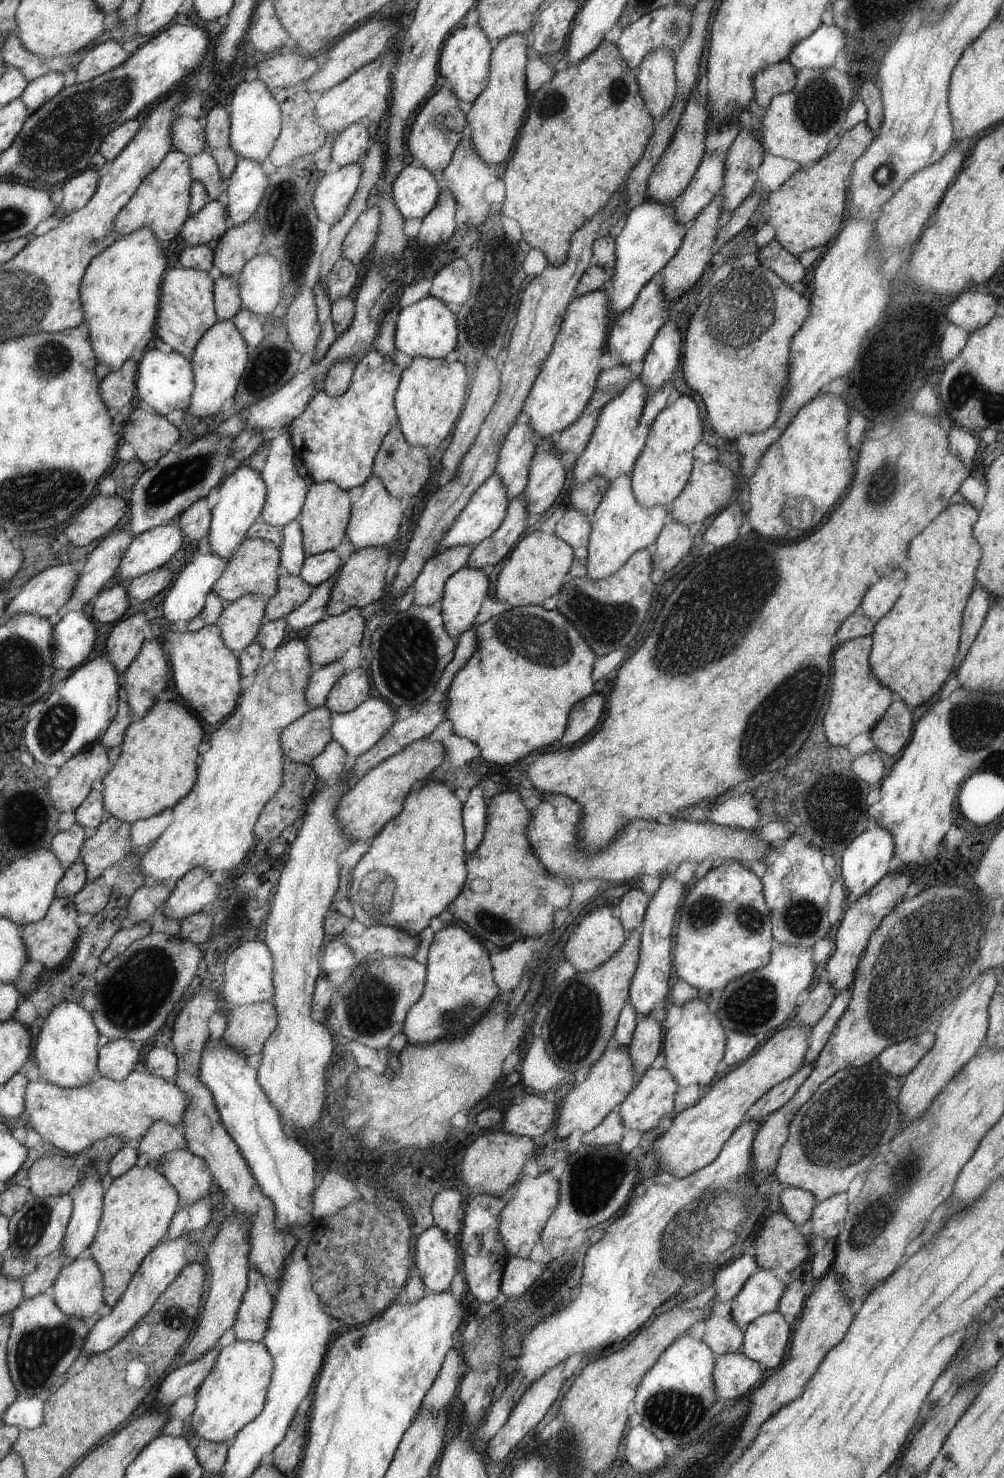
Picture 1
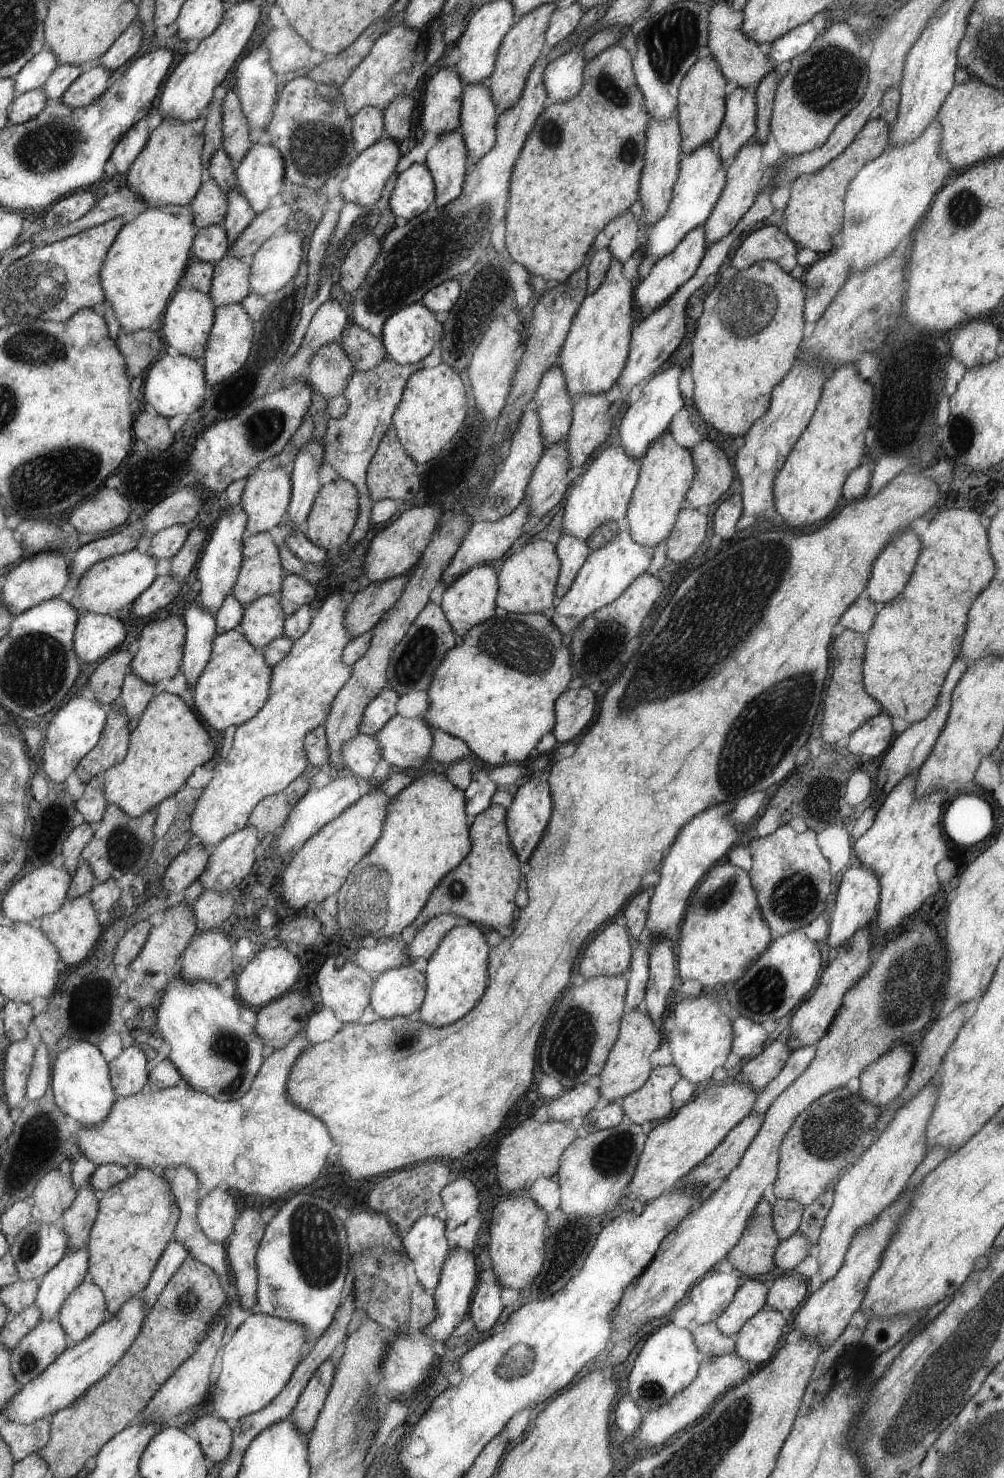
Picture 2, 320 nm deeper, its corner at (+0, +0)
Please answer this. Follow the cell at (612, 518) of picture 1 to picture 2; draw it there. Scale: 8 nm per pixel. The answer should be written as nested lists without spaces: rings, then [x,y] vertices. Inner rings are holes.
[[[620,523],[618,534],[614,540],[610,540],[606,546],[588,554],[586,562],[580,568],[570,590],[556,602],[554,615],[550,620],[561,632],[566,632],[566,636],[570,636],[578,628],[578,624],[586,619],[586,616],[590,616],[592,612],[597,612],[598,608],[620,598],[626,588],[629,588],[630,584],[638,579],[638,576],[647,572],[655,550],[654,546],[645,546],[634,541],[630,530],[624,523]]]

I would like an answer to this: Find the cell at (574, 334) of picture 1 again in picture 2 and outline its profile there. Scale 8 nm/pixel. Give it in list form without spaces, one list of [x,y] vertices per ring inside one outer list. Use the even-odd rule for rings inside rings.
[[[608,248],[596,249],[589,256],[587,296],[578,312],[562,349],[557,364],[564,374],[566,390],[571,399],[582,394],[604,394],[614,386],[625,371],[630,338],[633,338],[634,286],[622,276],[622,264],[613,259]]]

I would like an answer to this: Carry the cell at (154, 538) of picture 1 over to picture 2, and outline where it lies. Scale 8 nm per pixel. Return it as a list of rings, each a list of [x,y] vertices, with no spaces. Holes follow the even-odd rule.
[[[137,548],[97,562],[76,580],[76,590],[70,604],[78,616],[85,613],[118,616],[118,612],[123,612],[126,606],[134,604],[138,596],[157,578],[157,563],[149,553],[139,552]]]

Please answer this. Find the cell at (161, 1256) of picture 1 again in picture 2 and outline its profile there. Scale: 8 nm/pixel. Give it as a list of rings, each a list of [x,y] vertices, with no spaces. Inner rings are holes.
[[[136,1296],[124,1304],[113,1319],[102,1323],[88,1339],[70,1345],[58,1358],[46,1367],[40,1375],[30,1383],[26,1383],[14,1398],[9,1400],[2,1414],[9,1420],[21,1425],[32,1424],[35,1421],[49,1419],[58,1411],[70,1407],[94,1383],[108,1375],[125,1356],[126,1351],[134,1343],[141,1332],[148,1308],[141,1296]]]

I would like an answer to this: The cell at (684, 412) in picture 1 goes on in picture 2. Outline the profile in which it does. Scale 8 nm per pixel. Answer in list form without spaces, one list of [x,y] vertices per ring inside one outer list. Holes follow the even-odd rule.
[[[666,430],[650,444],[649,452],[646,452],[642,459],[641,474],[639,476],[637,487],[634,488],[632,502],[629,504],[628,514],[625,516],[625,526],[630,530],[633,540],[638,544],[645,546],[658,547],[674,531],[674,524],[677,524],[676,516],[678,512],[688,508],[686,496],[692,487],[692,478],[696,478],[696,466],[692,464],[692,452],[688,448],[682,448],[674,441],[674,436]]]

